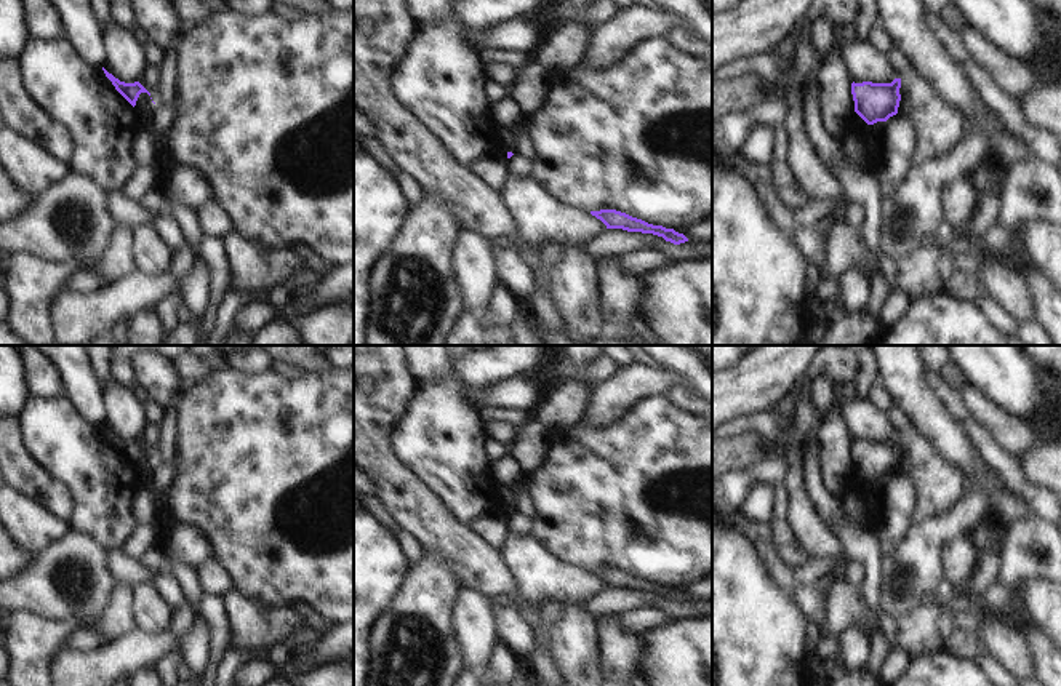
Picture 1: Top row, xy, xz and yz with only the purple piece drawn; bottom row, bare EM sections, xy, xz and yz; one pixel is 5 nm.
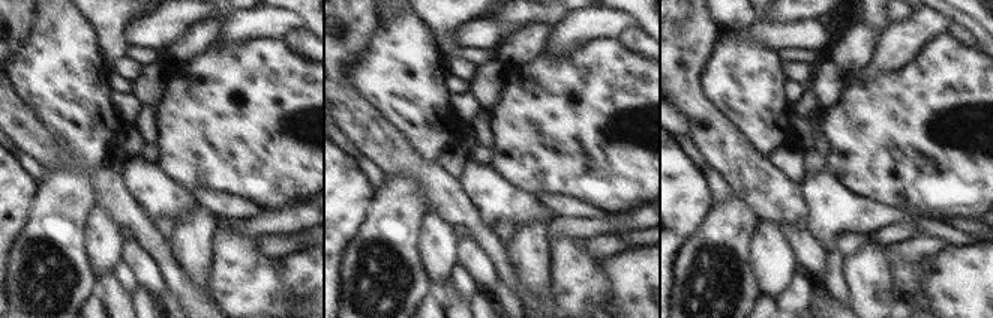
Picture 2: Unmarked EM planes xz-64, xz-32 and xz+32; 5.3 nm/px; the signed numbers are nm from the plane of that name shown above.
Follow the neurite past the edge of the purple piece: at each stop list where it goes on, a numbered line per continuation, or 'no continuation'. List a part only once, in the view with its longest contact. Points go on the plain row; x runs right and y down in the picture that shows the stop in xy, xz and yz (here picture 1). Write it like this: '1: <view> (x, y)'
no continuation

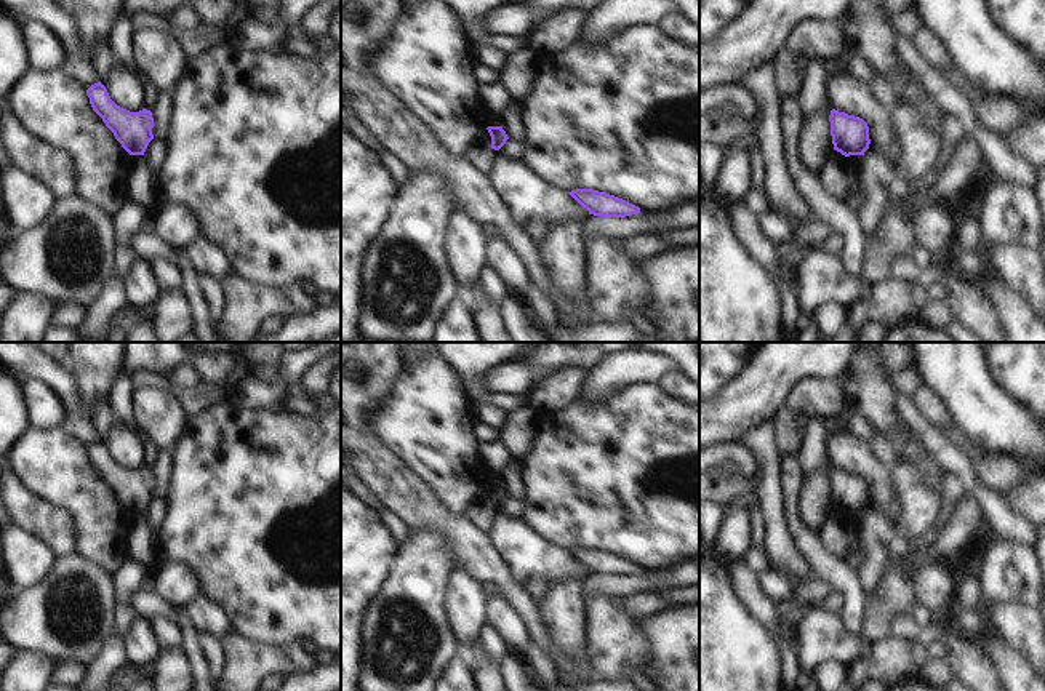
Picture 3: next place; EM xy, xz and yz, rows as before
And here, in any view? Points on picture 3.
no continuation

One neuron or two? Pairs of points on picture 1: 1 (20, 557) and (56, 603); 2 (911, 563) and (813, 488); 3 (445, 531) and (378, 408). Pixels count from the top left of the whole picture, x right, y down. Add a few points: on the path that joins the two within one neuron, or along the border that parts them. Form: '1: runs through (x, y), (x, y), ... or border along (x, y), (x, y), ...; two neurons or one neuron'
1: border along (32, 557), (16, 576); two neurons
2: border along (880, 550), (882, 589); two neurons
3: runs through (415, 501), (380, 466), (378, 438); one neuron

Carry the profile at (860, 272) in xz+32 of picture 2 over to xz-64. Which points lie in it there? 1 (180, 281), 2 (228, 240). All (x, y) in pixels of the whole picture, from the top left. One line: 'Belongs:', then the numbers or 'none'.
Belongs: none

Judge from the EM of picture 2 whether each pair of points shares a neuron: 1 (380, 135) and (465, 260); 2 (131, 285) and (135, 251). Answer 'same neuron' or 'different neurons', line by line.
1: different neurons
2: different neurons

